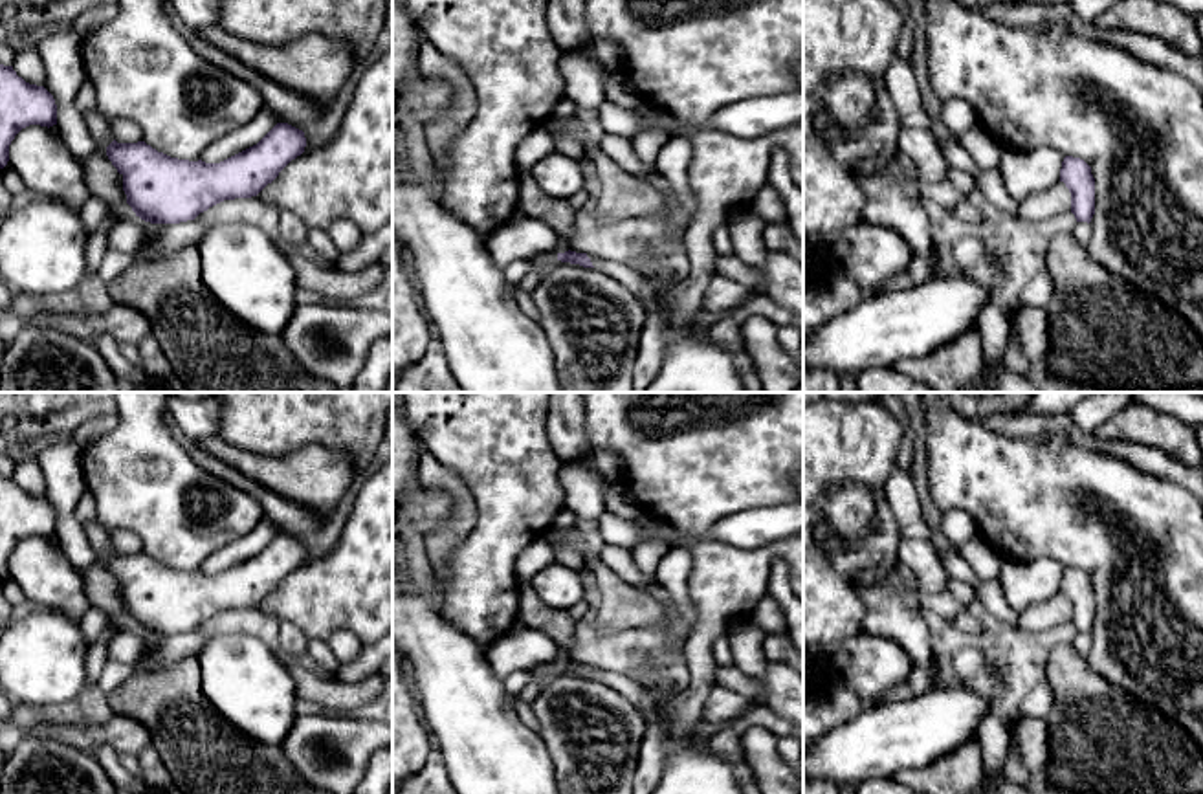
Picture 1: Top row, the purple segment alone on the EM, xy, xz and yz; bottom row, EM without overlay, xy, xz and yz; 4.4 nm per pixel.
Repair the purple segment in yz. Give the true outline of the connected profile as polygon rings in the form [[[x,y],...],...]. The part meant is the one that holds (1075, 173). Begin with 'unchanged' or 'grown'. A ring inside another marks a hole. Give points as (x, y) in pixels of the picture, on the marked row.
unchanged; [[[1065,156],[1060,169],[1060,182],[1071,193],[1071,213],[1076,222],[1091,222],[1095,215],[1095,178],[1091,167],[1073,156]]]

